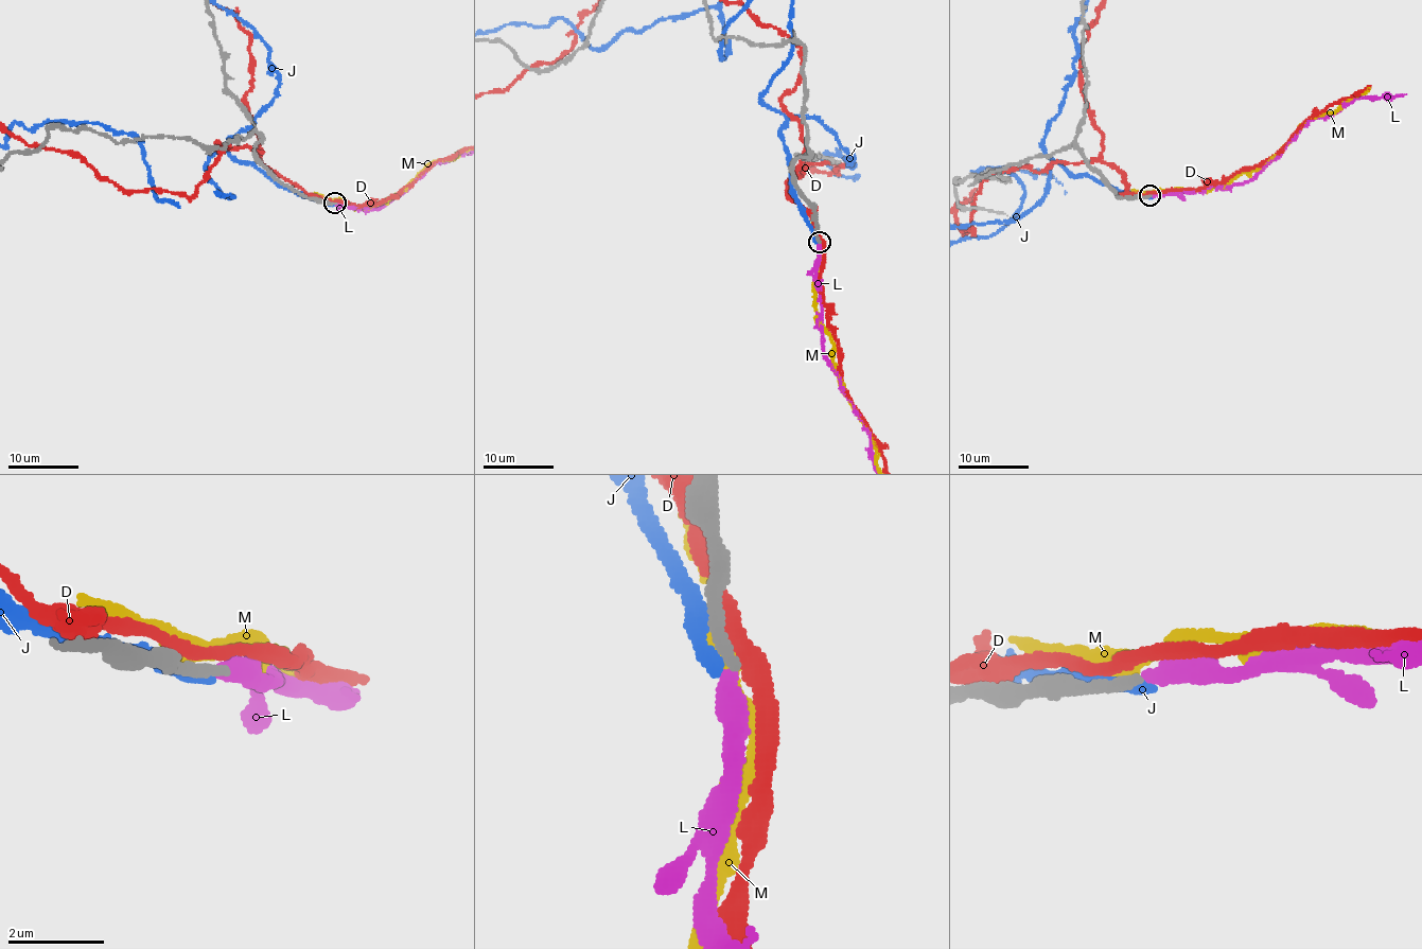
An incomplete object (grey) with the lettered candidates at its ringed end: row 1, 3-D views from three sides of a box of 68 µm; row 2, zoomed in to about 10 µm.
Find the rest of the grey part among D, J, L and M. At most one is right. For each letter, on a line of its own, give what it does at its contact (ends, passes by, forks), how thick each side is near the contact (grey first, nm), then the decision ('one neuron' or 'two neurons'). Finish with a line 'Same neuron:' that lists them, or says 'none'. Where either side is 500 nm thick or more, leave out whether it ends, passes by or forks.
D: it passes by | 320/280 nm | two neurons
J: it ends | 280/360 nm | two neurons
L: it ends | 220/400 nm | one neuron
M: it passes by | 280/400 nm | two neurons
Same neuron: L

